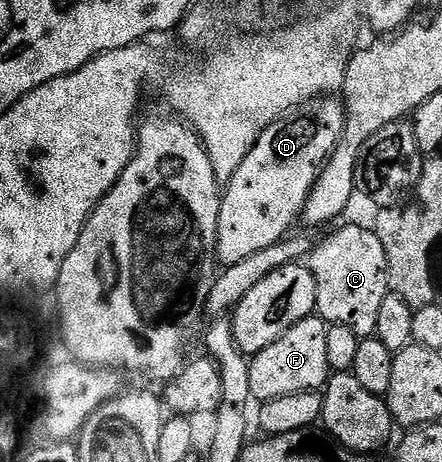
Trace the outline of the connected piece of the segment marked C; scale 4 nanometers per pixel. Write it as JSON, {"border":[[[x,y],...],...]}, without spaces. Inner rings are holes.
{"border":[[[340,227],[333,235],[325,237],[321,243],[317,242],[307,256],[306,265],[312,271],[316,286],[316,309],[325,323],[337,323],[350,329],[355,335],[372,337],[376,334],[378,325],[378,309],[382,301],[390,293],[388,286],[388,262],[386,249],[382,249],[382,241],[376,236],[375,230],[364,227]]]}

